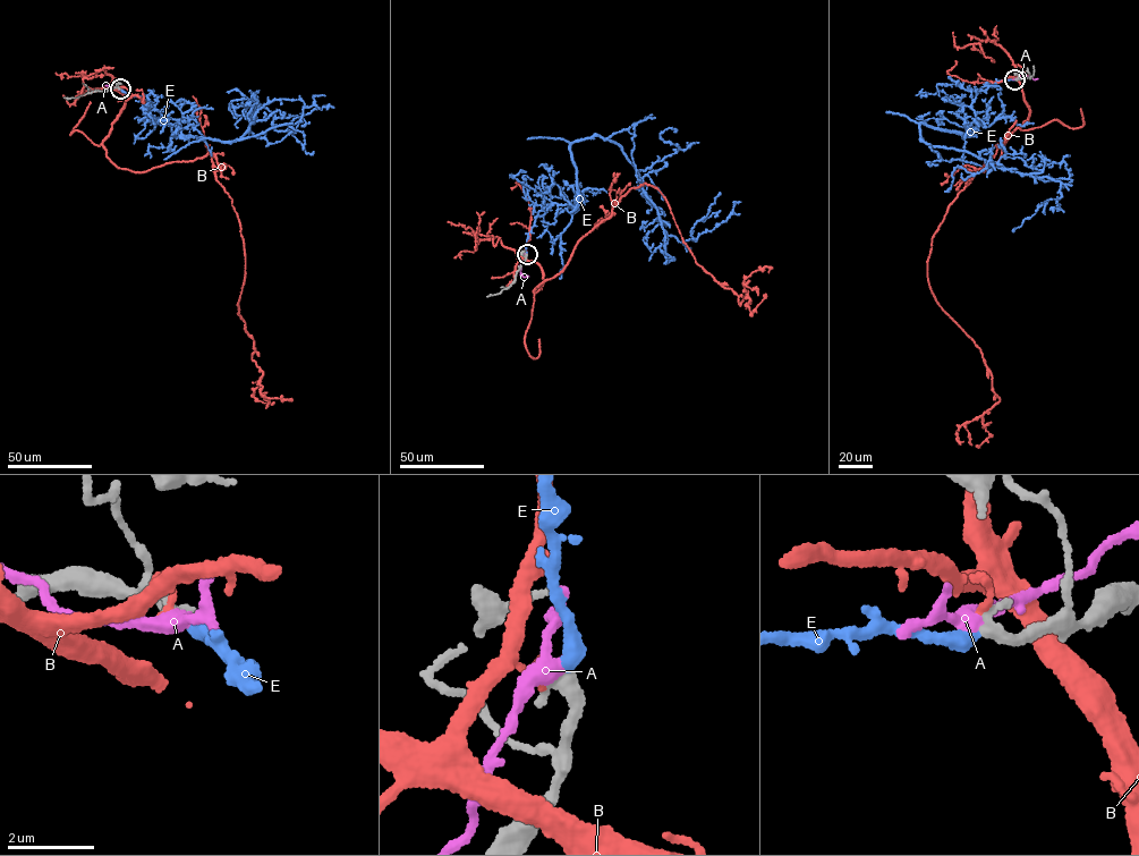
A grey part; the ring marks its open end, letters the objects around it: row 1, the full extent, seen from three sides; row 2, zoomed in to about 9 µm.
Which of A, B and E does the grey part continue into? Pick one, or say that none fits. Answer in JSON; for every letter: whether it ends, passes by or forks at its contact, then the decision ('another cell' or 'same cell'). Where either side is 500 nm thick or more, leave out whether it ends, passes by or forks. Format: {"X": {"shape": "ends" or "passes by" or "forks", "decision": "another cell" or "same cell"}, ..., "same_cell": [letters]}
{"A": {"shape": "passes by", "decision": "another cell"}, "B": {"shape": "ends", "decision": "another cell"}, "E": {"shape": "ends", "decision": "same cell"}, "same_cell": ["E"]}

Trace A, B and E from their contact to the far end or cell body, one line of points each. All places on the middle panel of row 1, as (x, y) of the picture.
A: (526, 254), (520, 274), (528, 276)
B: (526, 254), (543, 273), (535, 293), (646, 183), (740, 305), (744, 279), (768, 272)
E: (527, 254), (538, 211), (578, 204), (575, 142), (621, 147), (679, 242), (695, 240), (720, 193)

